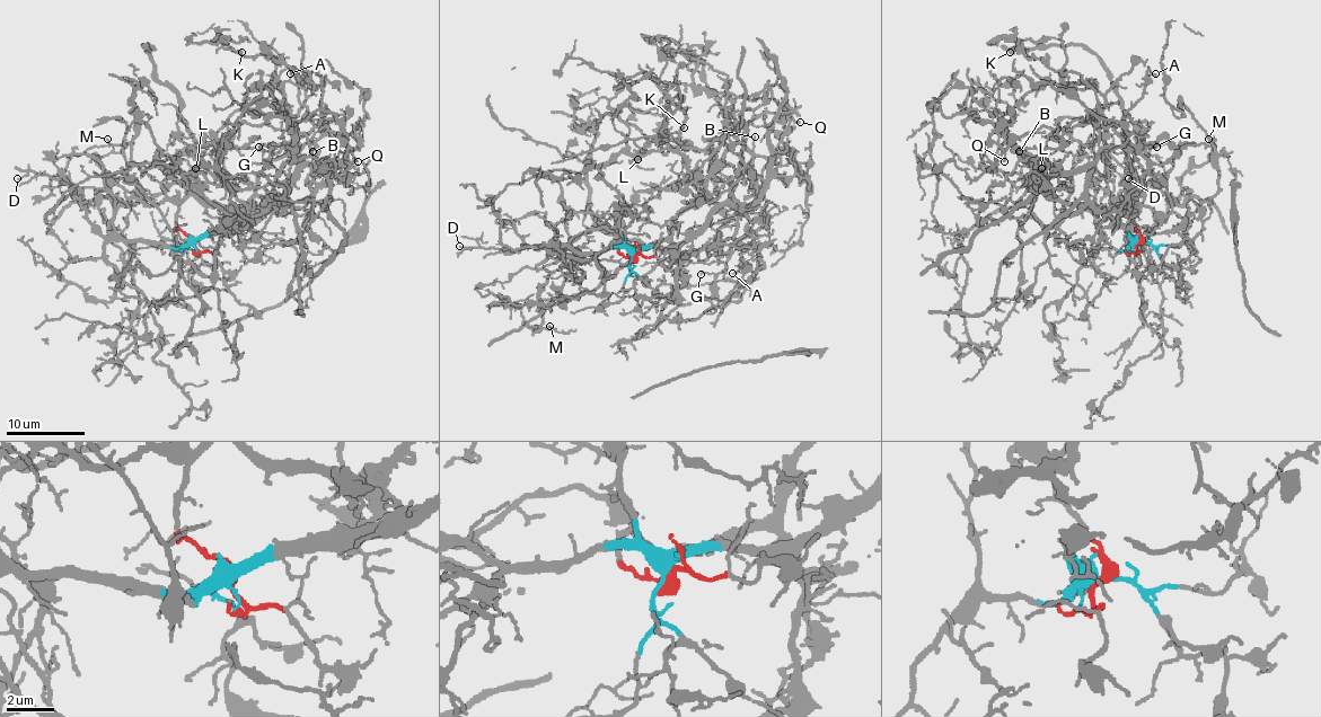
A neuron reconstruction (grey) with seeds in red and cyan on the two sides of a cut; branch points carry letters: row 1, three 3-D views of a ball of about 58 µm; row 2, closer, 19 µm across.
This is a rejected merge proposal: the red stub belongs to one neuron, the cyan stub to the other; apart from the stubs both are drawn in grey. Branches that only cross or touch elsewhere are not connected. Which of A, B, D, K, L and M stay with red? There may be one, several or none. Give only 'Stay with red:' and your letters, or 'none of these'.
Stay with red: A, B, K, L

